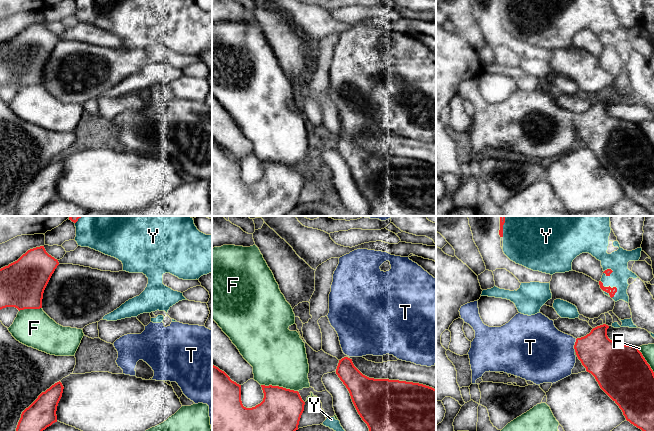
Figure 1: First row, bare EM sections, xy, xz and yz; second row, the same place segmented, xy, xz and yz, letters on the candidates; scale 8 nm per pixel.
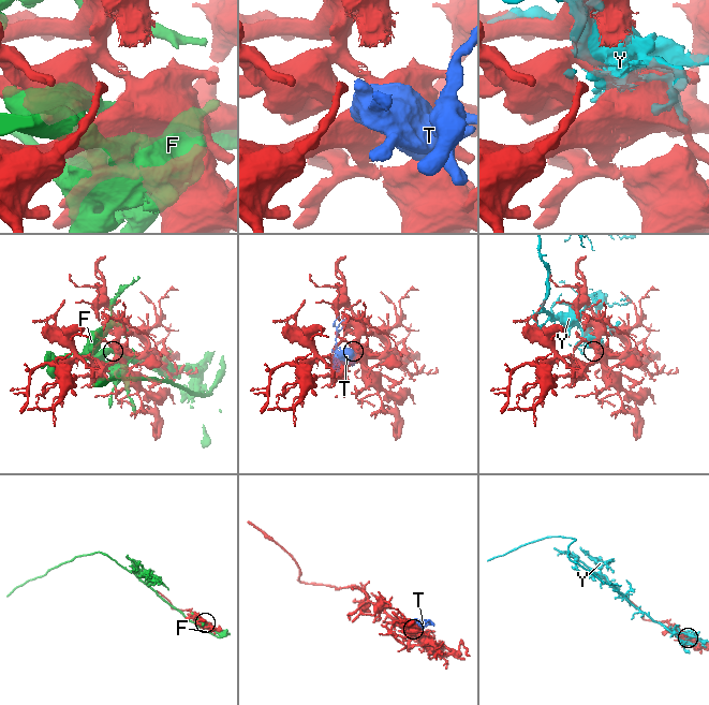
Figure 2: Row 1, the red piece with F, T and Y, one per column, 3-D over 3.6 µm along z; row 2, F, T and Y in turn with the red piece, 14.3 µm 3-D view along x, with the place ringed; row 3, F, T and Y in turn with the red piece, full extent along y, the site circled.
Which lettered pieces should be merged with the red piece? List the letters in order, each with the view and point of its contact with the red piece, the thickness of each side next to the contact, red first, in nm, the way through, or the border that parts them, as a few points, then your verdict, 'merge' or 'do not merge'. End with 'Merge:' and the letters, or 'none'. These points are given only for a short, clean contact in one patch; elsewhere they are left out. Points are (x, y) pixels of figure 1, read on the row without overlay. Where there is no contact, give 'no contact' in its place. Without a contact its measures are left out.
F: xz (280, 163) | 360/460 nm | do not merge
T: yz (574, 121) | 320/440 nm | across yz (602, 133), (595, 126), (574, 121), (565, 121), (545, 131) | merge
Y: yz (610, 63) | 50/170 nm | do not merge
Merge: T

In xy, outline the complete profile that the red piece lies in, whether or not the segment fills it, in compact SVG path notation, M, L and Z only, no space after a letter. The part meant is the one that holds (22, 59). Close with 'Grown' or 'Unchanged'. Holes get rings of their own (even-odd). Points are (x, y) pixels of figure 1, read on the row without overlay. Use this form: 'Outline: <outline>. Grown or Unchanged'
Outline: M44 22L28 26L17 37L0 45L0 86L15 83L24 85L42 84L44 66L59 41L57 35L49 31Z. Unchanged

